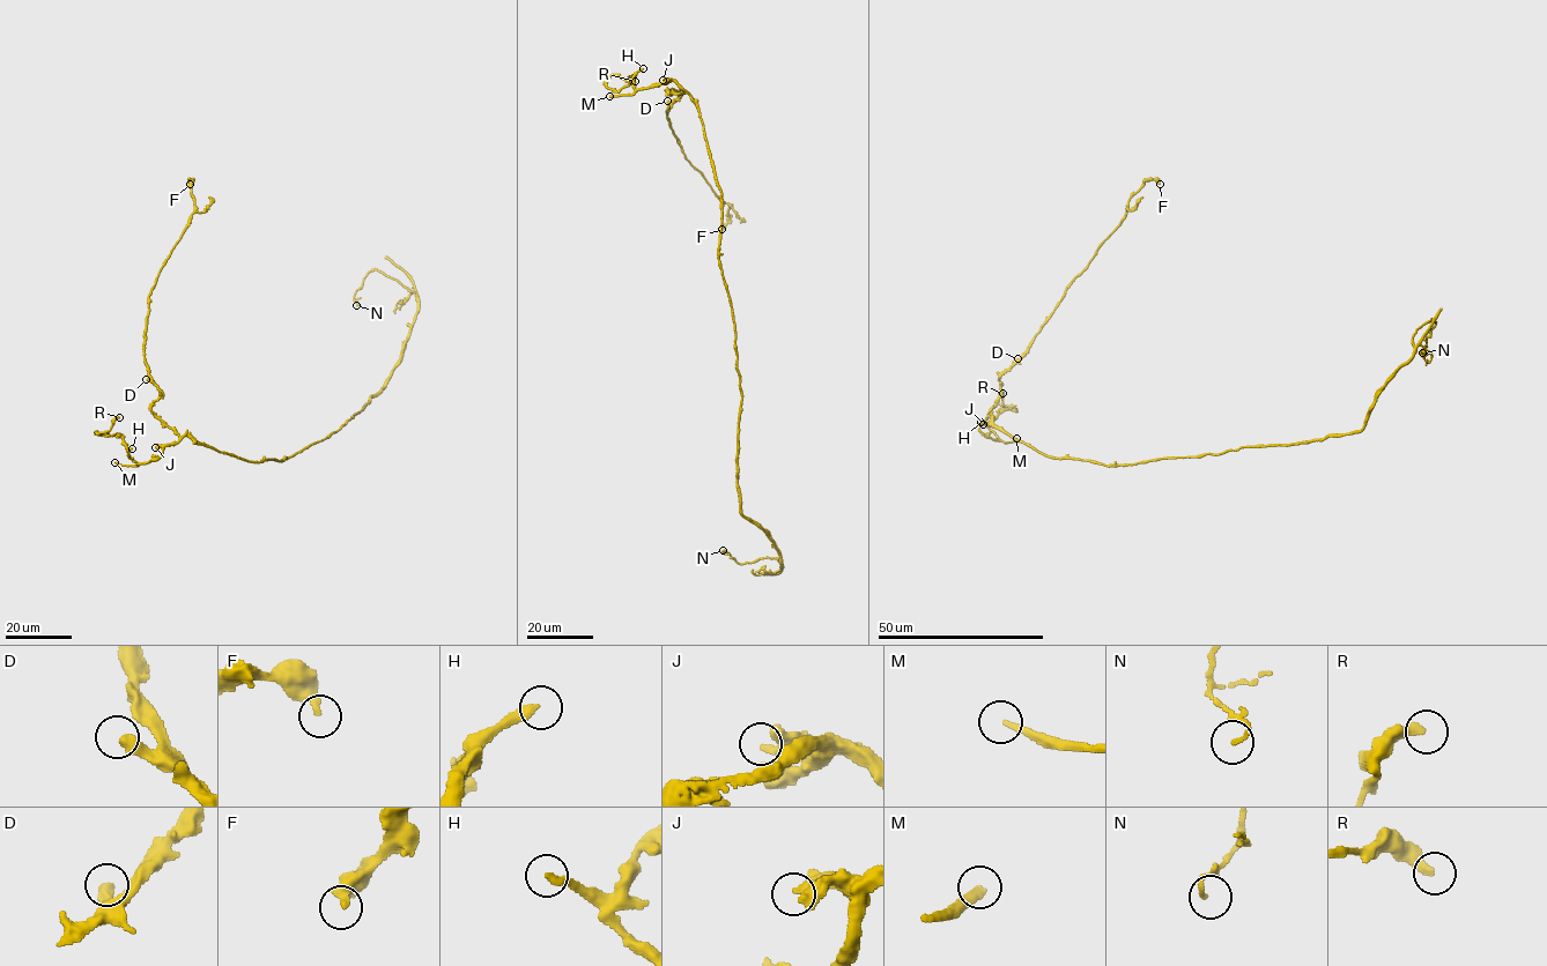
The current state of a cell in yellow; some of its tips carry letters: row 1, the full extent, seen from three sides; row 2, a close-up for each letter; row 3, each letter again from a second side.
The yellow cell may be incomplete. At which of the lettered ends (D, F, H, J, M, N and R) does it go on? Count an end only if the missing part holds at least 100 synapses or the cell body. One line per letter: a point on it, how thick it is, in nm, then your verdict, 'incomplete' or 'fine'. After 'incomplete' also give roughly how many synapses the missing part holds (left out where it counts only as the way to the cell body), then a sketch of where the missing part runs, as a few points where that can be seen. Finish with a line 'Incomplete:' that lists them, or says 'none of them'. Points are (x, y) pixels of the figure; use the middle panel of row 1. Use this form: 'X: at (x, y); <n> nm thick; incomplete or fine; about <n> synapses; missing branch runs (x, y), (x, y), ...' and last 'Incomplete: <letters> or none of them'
D: at (667, 101); 420 nm thick; fine
F: at (722, 229); 280 nm thick; fine
H: at (643, 68); 280 nm thick; fine
J: at (663, 80); 280 nm thick; fine
M: at (609, 96); 280 nm thick; incomplete; about 300 synapses
N: at (723, 550); 130 nm thick; fine
R: at (635, 81); 360 nm thick; fine
Incomplete: M

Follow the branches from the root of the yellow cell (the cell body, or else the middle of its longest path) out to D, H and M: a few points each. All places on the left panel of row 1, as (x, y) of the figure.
D: (278, 461), (252, 462), (178, 436), (152, 410), (160, 394), (146, 379)
H: (278, 461), (252, 462), (186, 436), (146, 462), (132, 460), (127, 452), (132, 448)
M: (278, 461), (252, 462), (200, 445), (186, 436), (168, 444), (156, 459), (137, 466), (115, 462)

